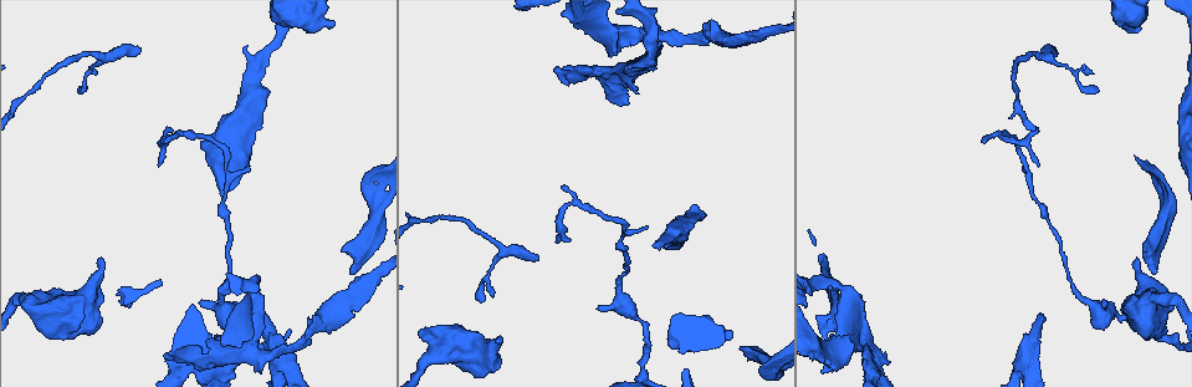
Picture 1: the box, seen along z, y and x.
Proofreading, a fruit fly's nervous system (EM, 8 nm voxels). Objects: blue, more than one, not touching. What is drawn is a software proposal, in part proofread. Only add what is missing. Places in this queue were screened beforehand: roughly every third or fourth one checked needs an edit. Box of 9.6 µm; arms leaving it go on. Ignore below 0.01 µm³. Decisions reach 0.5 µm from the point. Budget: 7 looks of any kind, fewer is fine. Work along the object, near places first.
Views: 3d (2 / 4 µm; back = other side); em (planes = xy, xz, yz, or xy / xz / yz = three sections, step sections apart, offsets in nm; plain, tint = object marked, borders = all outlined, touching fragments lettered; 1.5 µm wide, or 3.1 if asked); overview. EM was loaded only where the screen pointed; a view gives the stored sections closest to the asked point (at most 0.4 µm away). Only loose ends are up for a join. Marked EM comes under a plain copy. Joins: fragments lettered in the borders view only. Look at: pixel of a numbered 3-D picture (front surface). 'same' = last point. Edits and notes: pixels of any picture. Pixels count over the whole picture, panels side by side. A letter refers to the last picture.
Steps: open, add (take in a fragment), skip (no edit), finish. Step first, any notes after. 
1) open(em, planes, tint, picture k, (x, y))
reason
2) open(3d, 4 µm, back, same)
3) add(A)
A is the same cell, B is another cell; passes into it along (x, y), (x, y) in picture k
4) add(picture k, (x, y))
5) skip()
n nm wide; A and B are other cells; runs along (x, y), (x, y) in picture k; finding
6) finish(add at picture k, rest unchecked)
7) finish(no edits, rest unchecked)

open(3d, 2 µm, picture 1, (655, 248))
free end

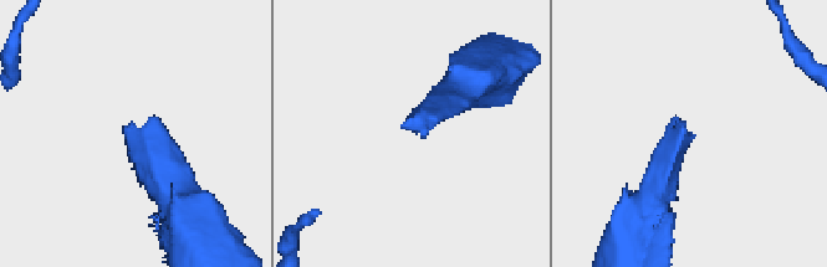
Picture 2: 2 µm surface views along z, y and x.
open(em, planes, borders, picture 2, (682, 130))

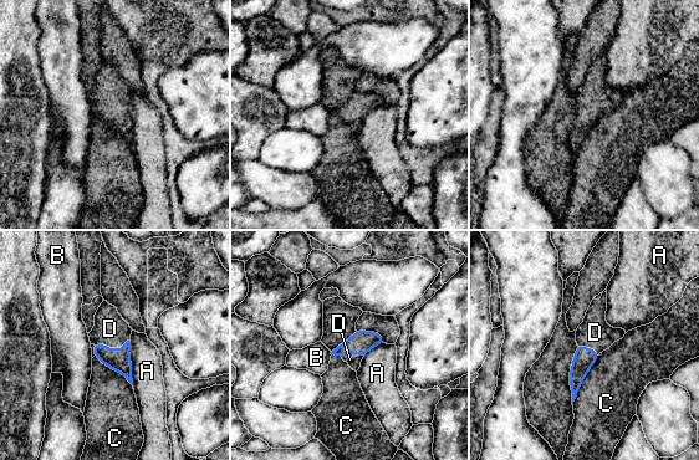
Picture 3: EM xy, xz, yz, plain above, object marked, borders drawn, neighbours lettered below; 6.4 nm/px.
add(D)
D is the same cell, A, B and C are other cells; passes into it along (118, 359), (113, 349), (110, 328) in picture 3; the neuron continues

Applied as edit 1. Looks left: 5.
open(overview)
see it whole again

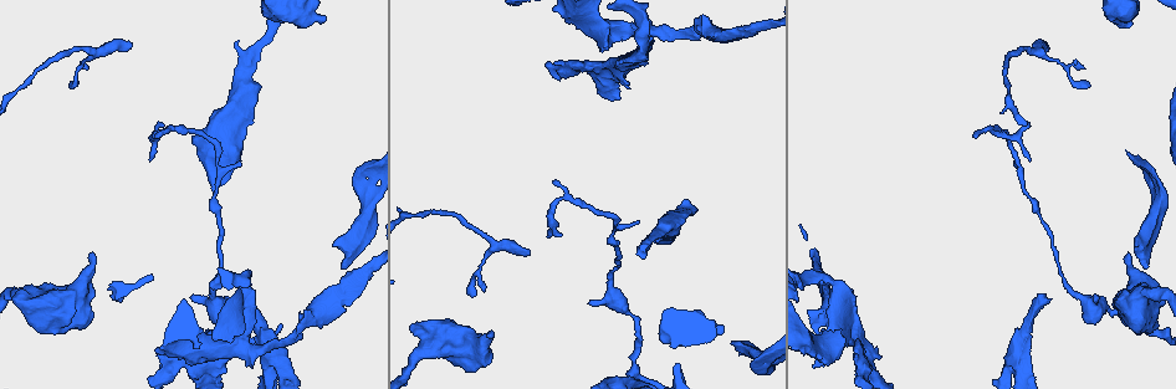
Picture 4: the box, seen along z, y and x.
open(em, planes, borders, picture 4, (1029, 122))

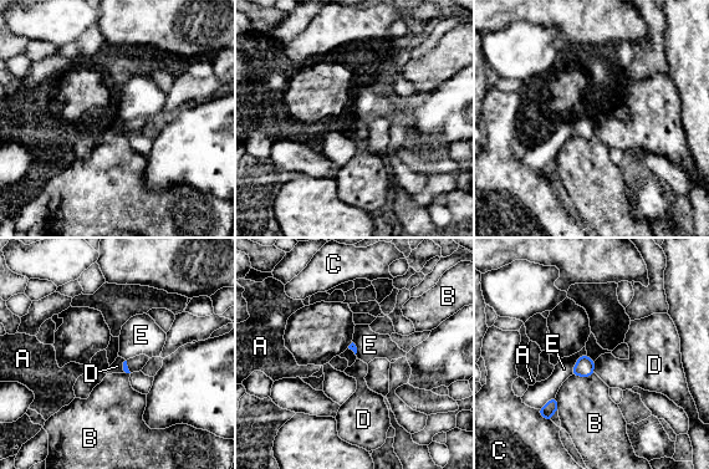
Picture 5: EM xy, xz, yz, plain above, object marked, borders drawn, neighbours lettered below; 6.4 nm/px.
skip()
A, B, C, D and E are other cells; border along (585, 353), (576, 361), (570, 375) in picture 5; no lettered fragment goes on from it

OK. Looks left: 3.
open(3d, 4 µm, picture 4, (363, 165))
an open end

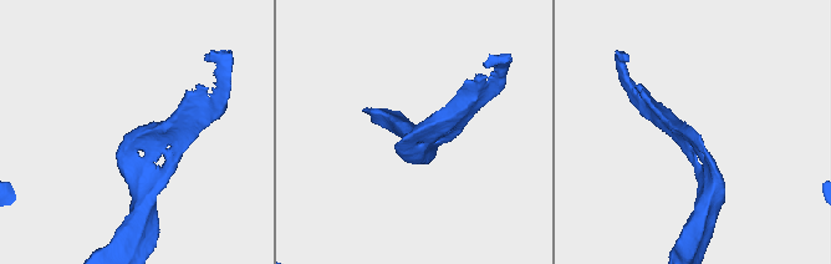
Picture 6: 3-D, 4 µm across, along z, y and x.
open(em, planes, borders, picture 6, (688, 127))

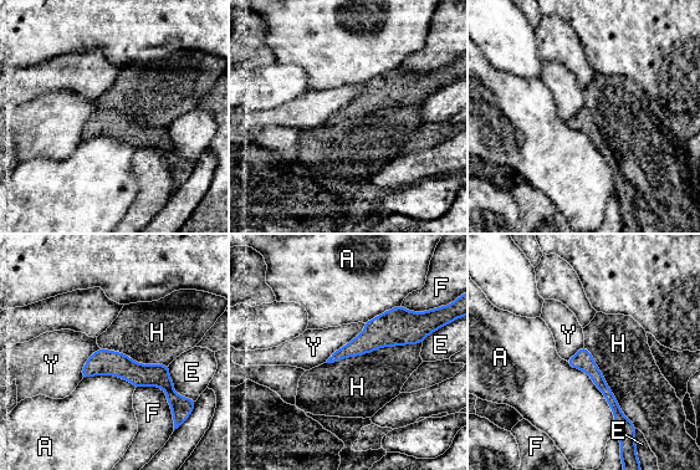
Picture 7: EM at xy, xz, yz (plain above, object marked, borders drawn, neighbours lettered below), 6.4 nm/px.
skip()
120 nm wide; A, E, F, H and Y are other cells; border along (422, 342), (384, 346), (326, 363) in picture 7; none of them fits

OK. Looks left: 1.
finish(add at picture 3, rest unchecked)

